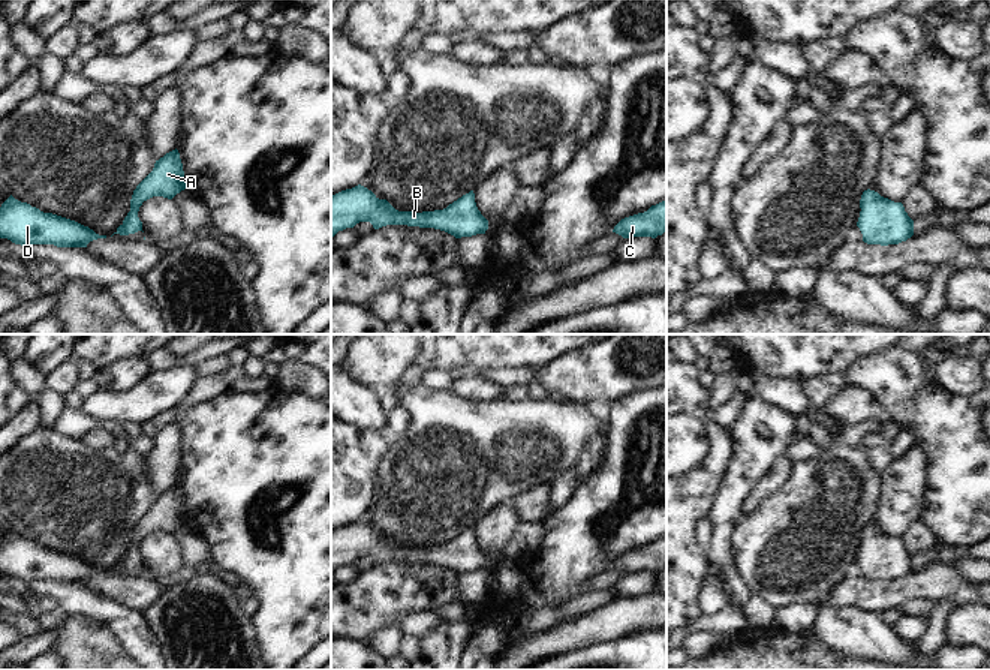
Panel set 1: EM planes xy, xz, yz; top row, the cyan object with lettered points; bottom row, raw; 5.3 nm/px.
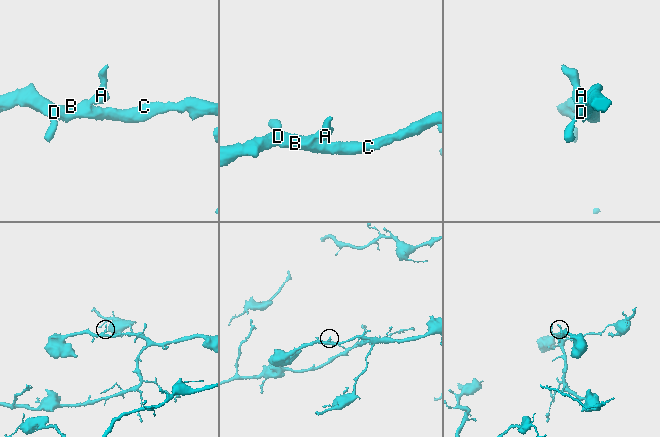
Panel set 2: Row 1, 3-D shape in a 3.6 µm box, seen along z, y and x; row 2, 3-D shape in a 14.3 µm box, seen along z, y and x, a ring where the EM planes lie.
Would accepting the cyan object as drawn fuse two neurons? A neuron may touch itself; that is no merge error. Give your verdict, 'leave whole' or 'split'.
leave whole

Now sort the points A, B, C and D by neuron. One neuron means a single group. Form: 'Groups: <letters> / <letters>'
Groups: A B C D.

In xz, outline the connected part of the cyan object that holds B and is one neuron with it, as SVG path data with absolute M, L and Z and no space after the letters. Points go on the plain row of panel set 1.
M358 520L331 531L331 573L359 558L370 558L374 565L386 561L434 564L455 574L485 570L488 556L481 550L470 526L443 546L398 547L386 535Z

